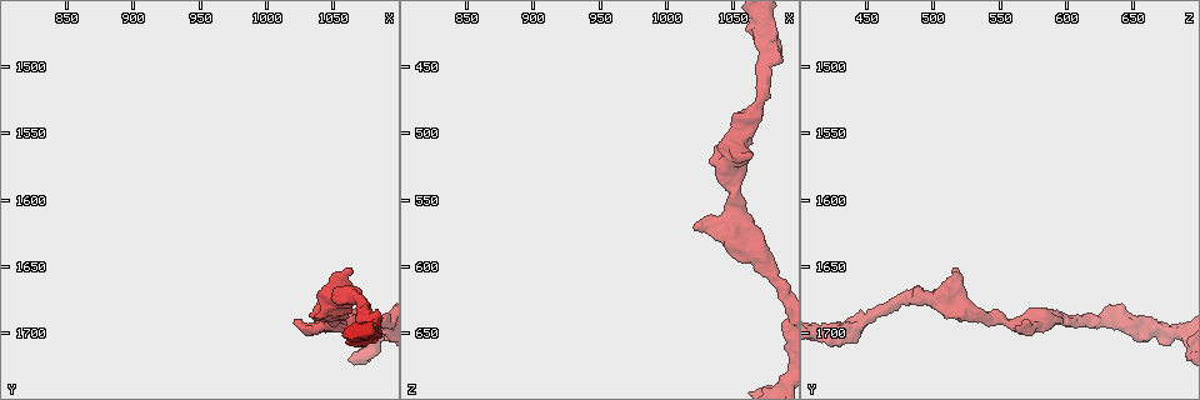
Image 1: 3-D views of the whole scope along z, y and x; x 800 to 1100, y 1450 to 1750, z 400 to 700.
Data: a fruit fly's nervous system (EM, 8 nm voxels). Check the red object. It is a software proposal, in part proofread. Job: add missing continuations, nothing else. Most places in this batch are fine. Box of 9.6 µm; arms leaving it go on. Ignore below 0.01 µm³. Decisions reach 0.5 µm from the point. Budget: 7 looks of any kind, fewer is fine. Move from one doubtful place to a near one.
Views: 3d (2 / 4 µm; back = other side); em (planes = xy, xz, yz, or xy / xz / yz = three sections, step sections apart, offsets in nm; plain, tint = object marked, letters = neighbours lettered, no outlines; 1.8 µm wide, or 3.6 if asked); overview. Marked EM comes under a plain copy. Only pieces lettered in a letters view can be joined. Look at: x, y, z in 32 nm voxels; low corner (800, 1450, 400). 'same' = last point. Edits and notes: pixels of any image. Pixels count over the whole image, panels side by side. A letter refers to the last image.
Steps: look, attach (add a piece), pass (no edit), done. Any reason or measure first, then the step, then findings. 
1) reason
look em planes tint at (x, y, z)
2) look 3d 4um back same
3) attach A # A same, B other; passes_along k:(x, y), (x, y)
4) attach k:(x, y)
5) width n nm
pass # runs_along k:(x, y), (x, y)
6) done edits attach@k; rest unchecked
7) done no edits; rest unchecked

calibre changes
look em xz step 16 tint at (1076, 1696, 442)

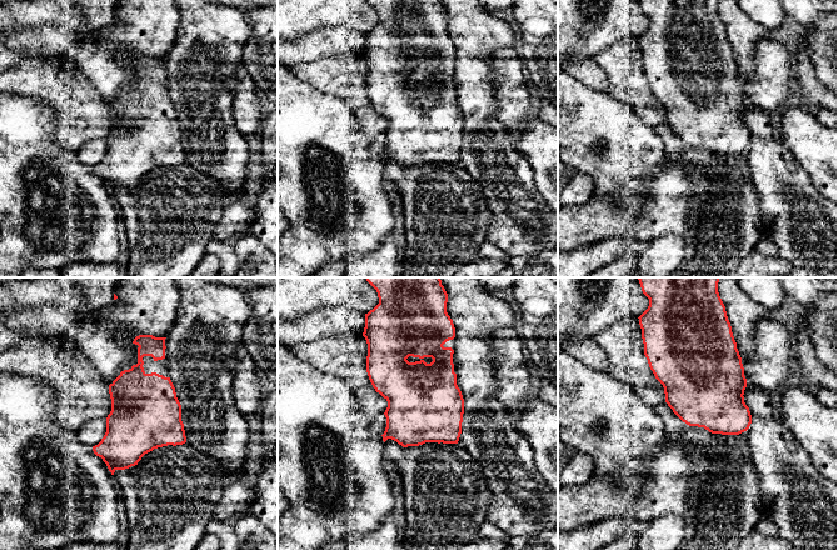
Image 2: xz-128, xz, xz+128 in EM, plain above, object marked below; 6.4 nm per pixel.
look em planes letters same

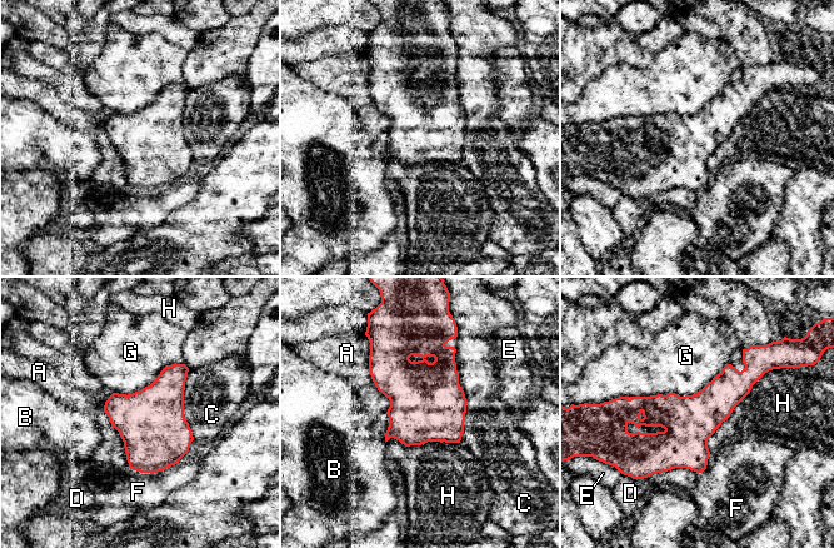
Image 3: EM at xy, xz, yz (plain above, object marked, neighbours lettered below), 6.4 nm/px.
width 400 nm
pass # A other, B other, C other, D other, E other, F other, G other, H other; runs_along 3:(759, 372), (707, 410), (625, 410); no lettered piece goes on from it

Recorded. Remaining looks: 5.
thick end
look 3d 2um back at (1066, 1652, 516)

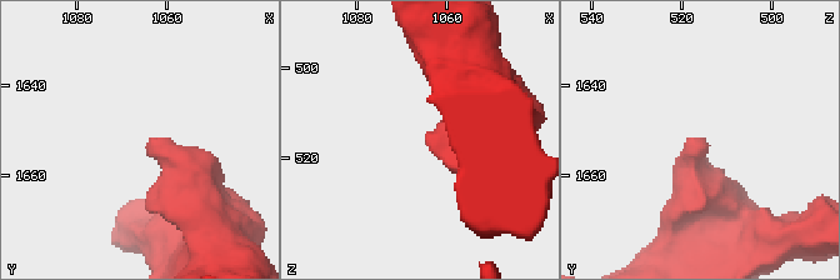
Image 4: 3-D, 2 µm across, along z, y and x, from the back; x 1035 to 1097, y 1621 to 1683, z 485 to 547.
shape alone is not enough
look em 3.6um planes letters at (1065, 1653, 516)

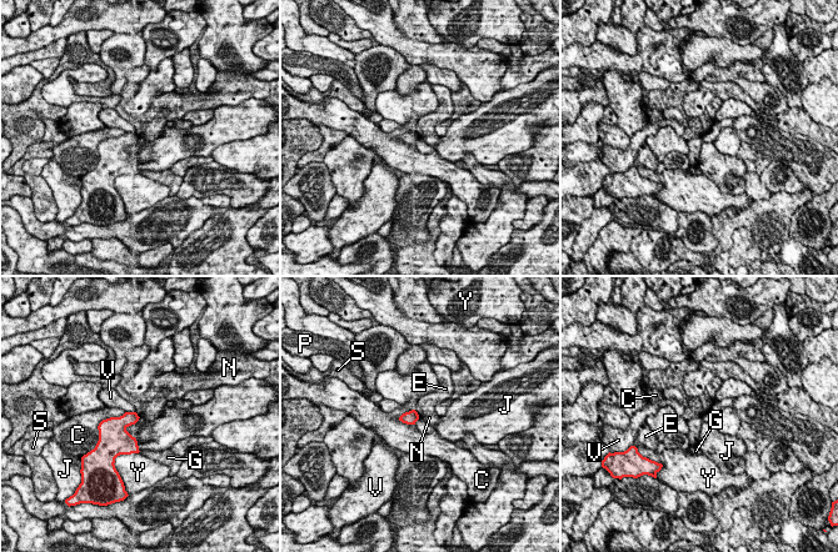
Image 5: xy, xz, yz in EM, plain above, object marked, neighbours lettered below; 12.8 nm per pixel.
pass # C other, E other, G other, J other, N other, P other, S other, V other, Y other; no lettered piece goes on from it

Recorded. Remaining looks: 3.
branch stops here
look em planes letters at (1022, 1688, 572)

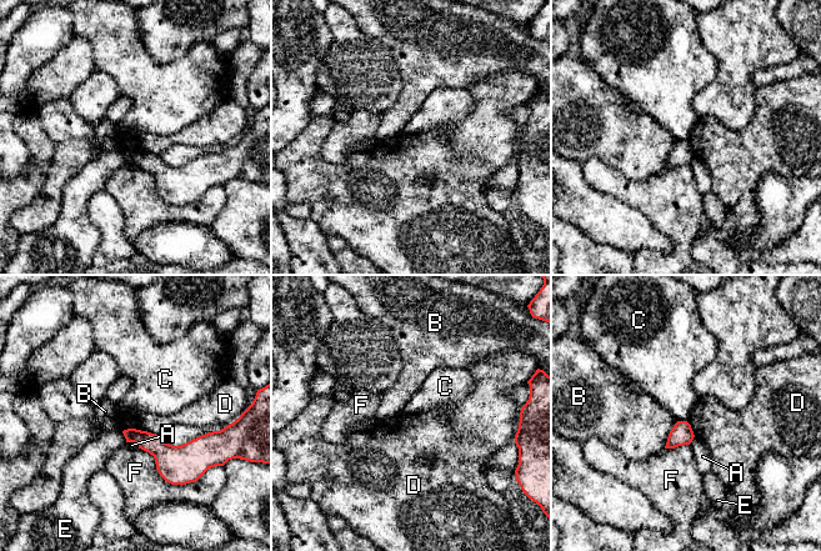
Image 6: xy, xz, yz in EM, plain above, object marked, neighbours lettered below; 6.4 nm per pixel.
pass # A other, B other, C other, D other, E other, F other; no lettered piece goes on from it

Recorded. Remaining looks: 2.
done no edits; rest unchecked

